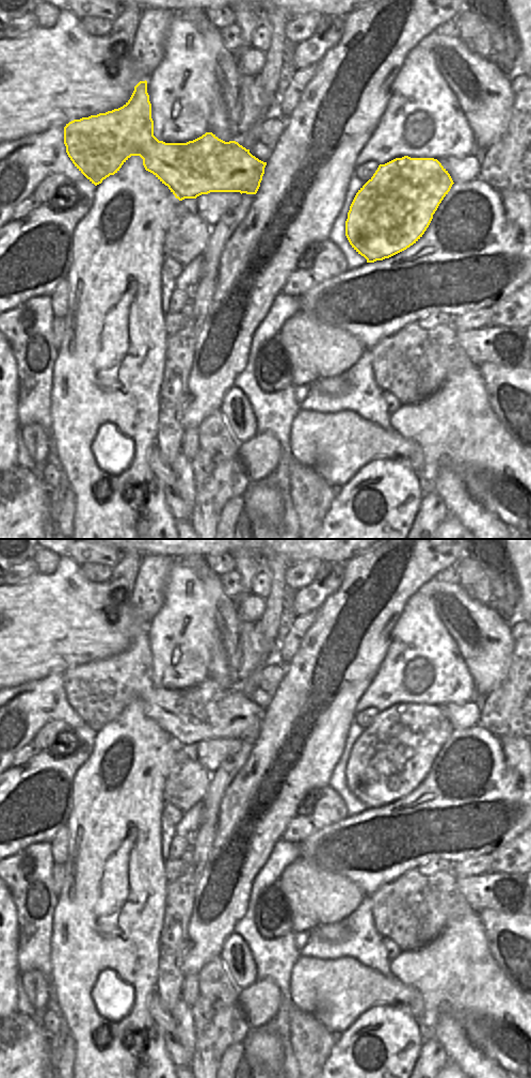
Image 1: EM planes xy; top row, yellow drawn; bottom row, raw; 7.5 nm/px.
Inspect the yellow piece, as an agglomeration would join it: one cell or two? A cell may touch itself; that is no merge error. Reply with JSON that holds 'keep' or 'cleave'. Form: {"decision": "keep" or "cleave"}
{"decision": "keep"}

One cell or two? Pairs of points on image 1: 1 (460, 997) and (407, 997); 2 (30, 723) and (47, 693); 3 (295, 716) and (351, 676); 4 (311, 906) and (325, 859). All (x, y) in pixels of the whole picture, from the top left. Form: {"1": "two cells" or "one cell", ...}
{"1": "two cells", "2": "one cell", "3": "one cell", "4": "two cells"}

